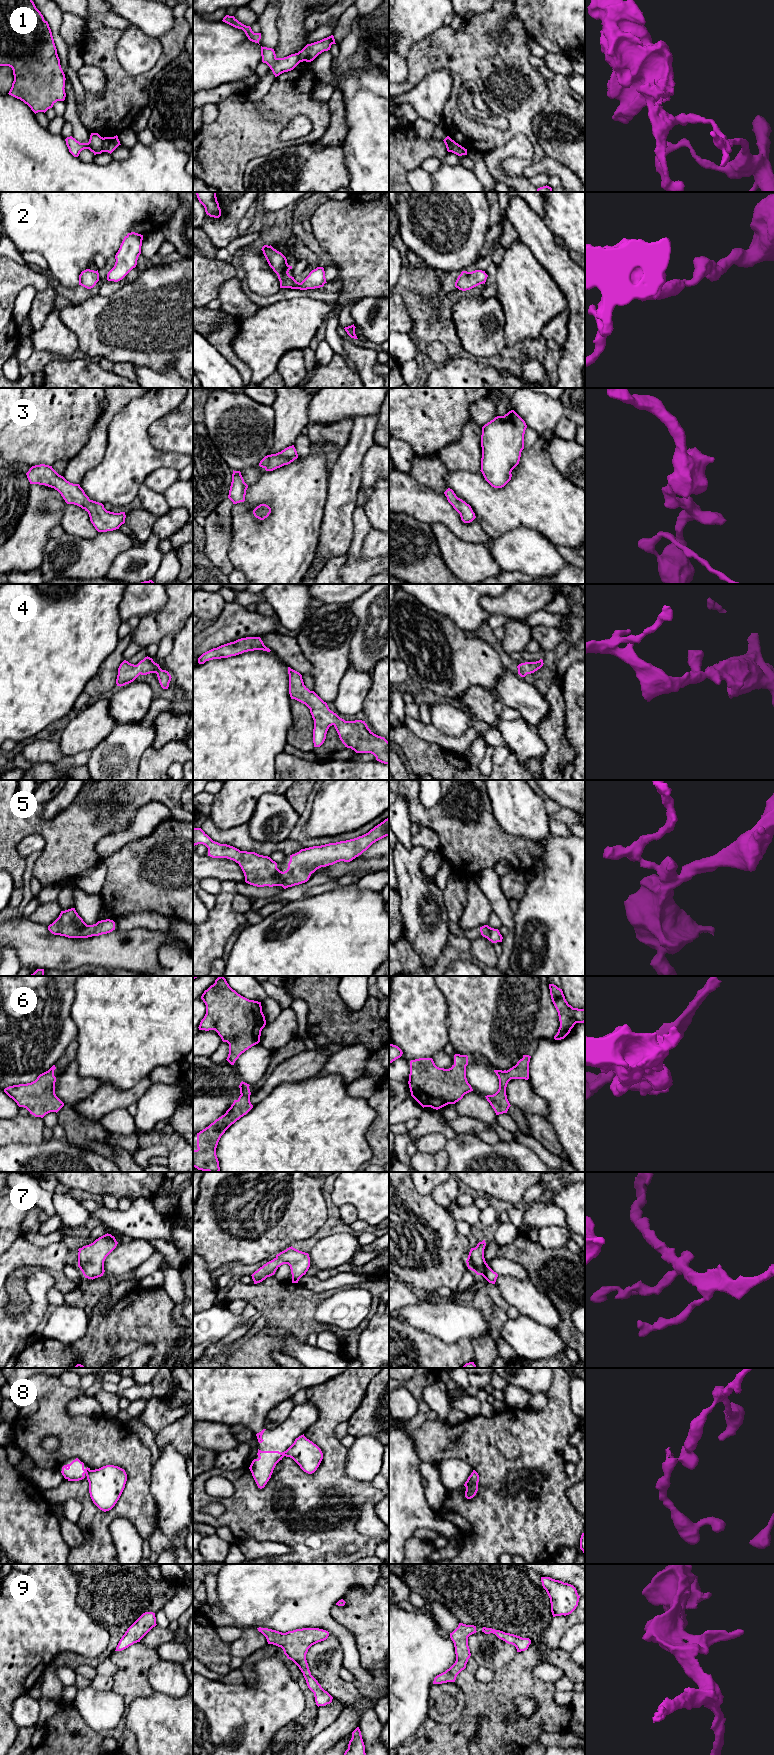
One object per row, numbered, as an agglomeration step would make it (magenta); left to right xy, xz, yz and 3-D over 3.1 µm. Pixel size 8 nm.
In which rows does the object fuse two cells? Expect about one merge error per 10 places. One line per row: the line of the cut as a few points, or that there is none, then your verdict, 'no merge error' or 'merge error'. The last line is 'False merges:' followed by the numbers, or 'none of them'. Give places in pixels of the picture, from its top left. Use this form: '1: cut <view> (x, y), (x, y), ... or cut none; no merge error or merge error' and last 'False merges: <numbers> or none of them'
1: cut xy (102, 138), (104, 151); merge error
2: cut none; no merge error
3: cut none; no merge error
4: cut none; no merge error
5: cut none; no merge error
6: cut none; no merge error
7: cut none; no merge error
8: cut xy (91, 1470), (87, 1476); merge error
9: cut none; no merge error
False merges: 1, 8

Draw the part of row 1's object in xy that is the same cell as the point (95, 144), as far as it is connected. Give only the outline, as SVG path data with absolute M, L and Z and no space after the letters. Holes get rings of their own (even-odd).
M91 133L88 143L80 143L72 136L67 137L65 141L69 152L74 157L78 157L80 152L84 149L89 149L94 155L104 152L103 137L98 133Z

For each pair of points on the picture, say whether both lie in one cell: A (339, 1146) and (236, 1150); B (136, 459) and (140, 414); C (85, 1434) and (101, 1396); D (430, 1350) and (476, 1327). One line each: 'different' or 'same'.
A: same
B: same
C: different
D: different

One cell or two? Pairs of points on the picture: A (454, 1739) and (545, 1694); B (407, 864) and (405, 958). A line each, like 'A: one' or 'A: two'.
A: one
B: two

